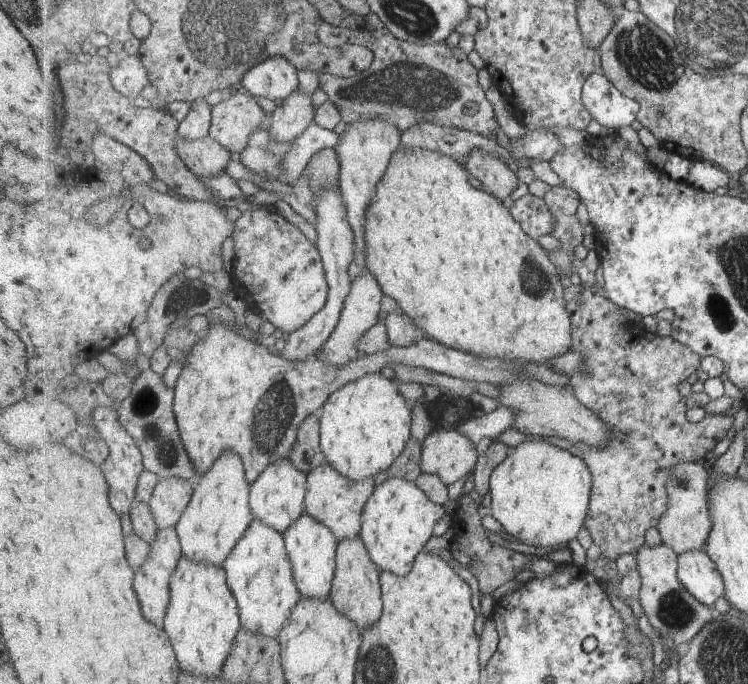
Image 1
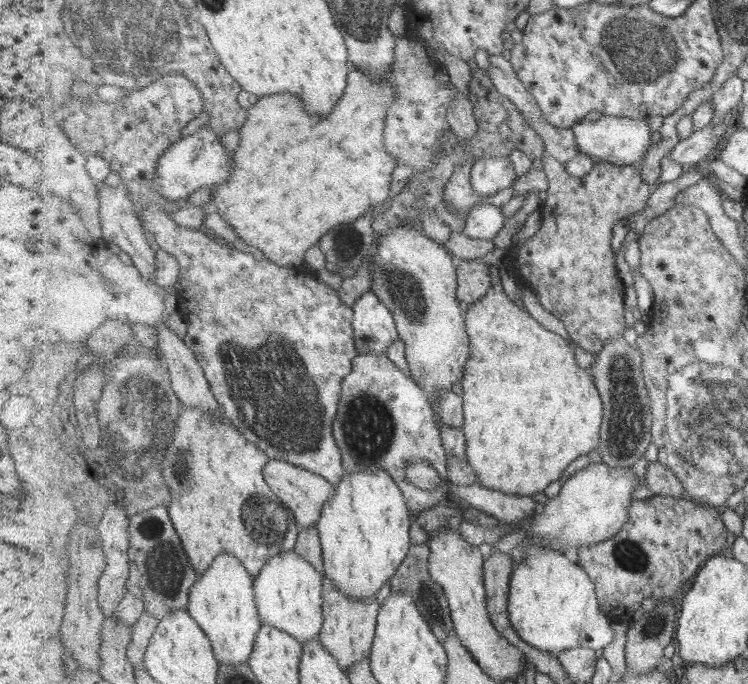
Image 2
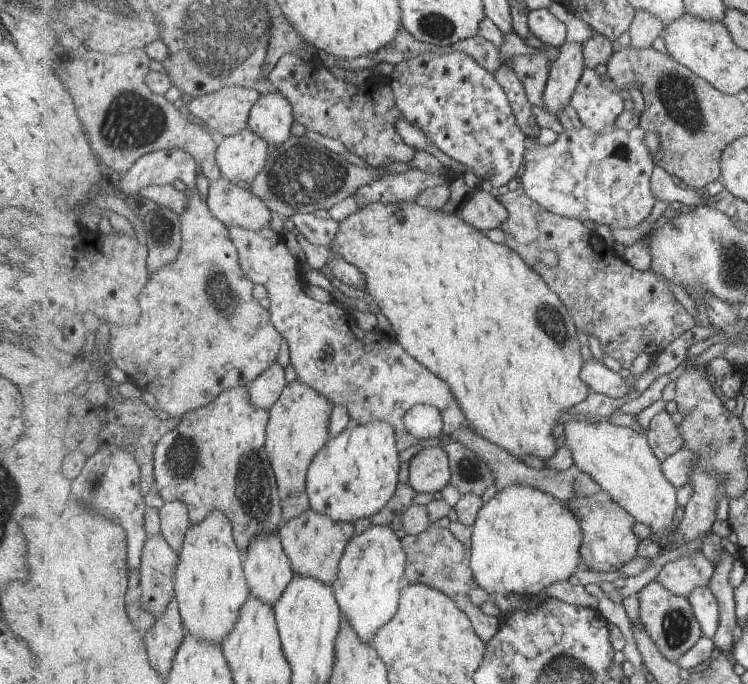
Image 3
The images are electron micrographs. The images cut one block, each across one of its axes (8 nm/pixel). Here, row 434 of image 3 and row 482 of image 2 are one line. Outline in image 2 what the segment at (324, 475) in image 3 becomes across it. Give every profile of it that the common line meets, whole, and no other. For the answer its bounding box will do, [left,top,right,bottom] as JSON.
[315,467,414,599]

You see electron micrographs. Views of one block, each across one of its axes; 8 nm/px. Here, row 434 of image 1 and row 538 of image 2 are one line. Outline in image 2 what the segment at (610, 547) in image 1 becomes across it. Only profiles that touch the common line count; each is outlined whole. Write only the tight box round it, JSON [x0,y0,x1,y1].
[574,495,732,614]

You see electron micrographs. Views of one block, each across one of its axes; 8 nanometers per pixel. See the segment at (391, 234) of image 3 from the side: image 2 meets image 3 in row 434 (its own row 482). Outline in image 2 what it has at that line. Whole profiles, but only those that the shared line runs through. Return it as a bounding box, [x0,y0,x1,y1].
[460,275,604,495]

